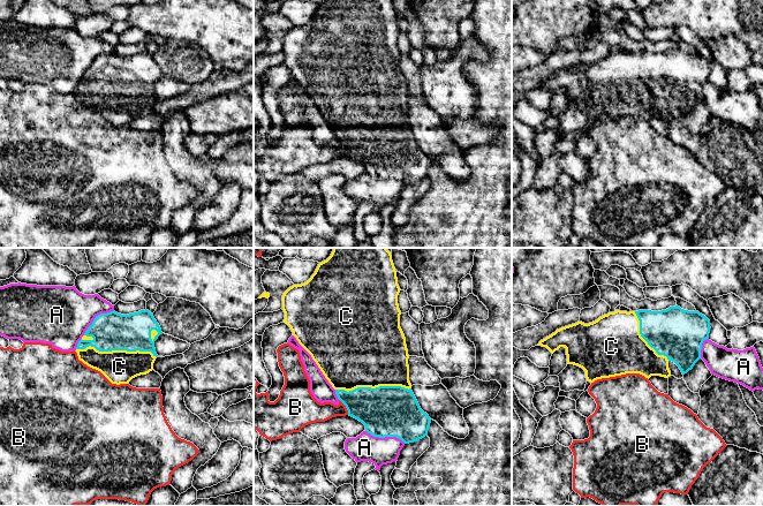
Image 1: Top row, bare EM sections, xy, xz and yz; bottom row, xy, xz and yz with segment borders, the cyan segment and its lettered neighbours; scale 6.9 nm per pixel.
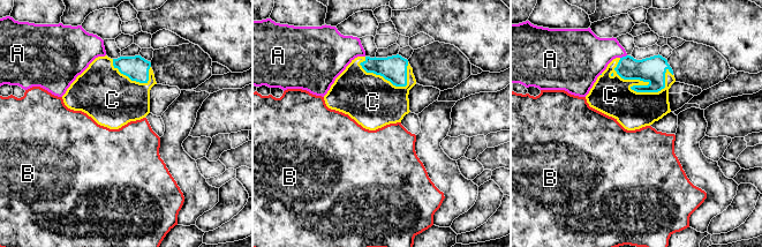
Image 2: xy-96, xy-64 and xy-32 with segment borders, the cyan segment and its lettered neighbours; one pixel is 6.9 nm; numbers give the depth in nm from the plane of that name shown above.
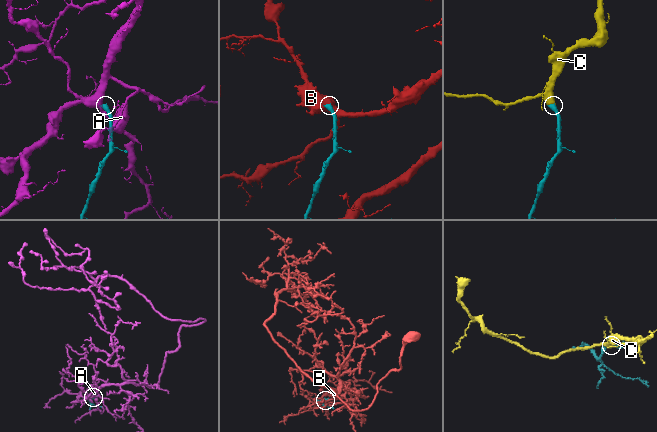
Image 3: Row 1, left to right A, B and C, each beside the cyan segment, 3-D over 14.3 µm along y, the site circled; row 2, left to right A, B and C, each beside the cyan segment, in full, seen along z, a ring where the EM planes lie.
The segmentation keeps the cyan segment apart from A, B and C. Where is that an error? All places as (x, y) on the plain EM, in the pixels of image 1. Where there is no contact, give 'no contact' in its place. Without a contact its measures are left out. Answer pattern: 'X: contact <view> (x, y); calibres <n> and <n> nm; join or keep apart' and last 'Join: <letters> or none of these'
A: contact xz (385, 178); calibres 360 and 190 nm; keep apart
B: contact xz (346, 149); calibres 320 and 170 nm; keep apart
C: contact xy (116, 91); calibres 260 and 240 nm; join
Join: C

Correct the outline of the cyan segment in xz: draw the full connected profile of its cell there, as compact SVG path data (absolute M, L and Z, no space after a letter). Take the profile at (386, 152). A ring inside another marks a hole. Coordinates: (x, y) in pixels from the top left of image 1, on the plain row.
M327 0L318 6L315 15L307 24L293 27L284 35L282 52L285 54L284 65L290 69L293 77L299 85L311 97L325 120L335 131L338 141L346 148L348 157L362 164L365 167L365 173L373 179L396 179L405 186L409 186L428 178L431 160L421 151L409 123L409 97L406 80L400 69L401 53L398 46L398 37L400 32L392 0Z

